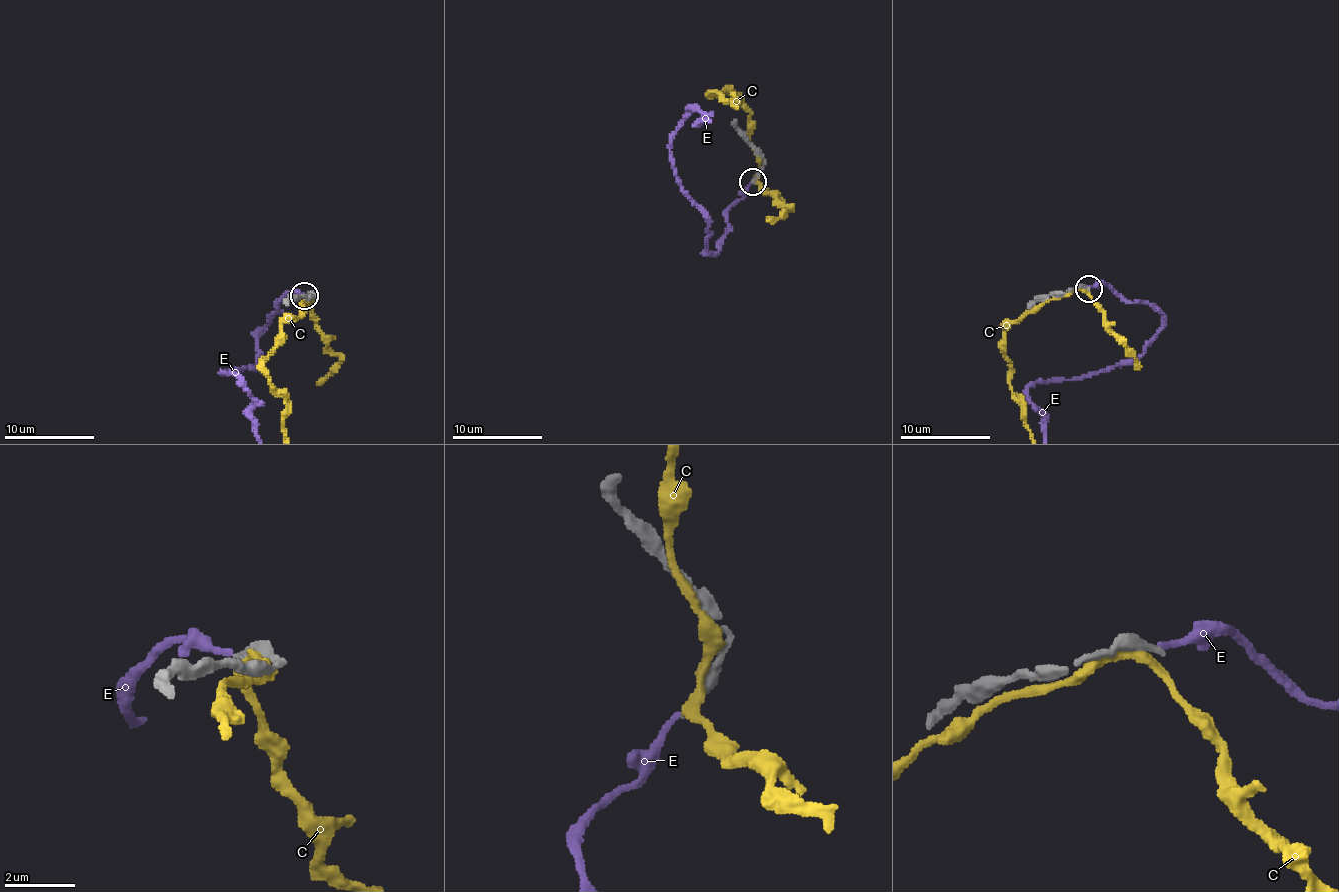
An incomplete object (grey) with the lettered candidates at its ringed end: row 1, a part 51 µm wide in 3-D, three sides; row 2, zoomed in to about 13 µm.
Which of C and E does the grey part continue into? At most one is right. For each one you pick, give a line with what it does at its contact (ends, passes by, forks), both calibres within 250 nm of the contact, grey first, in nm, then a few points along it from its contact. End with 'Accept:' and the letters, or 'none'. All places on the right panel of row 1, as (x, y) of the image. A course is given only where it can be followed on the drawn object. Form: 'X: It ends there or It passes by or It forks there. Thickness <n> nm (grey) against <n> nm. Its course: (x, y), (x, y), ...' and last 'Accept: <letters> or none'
Accept: none

